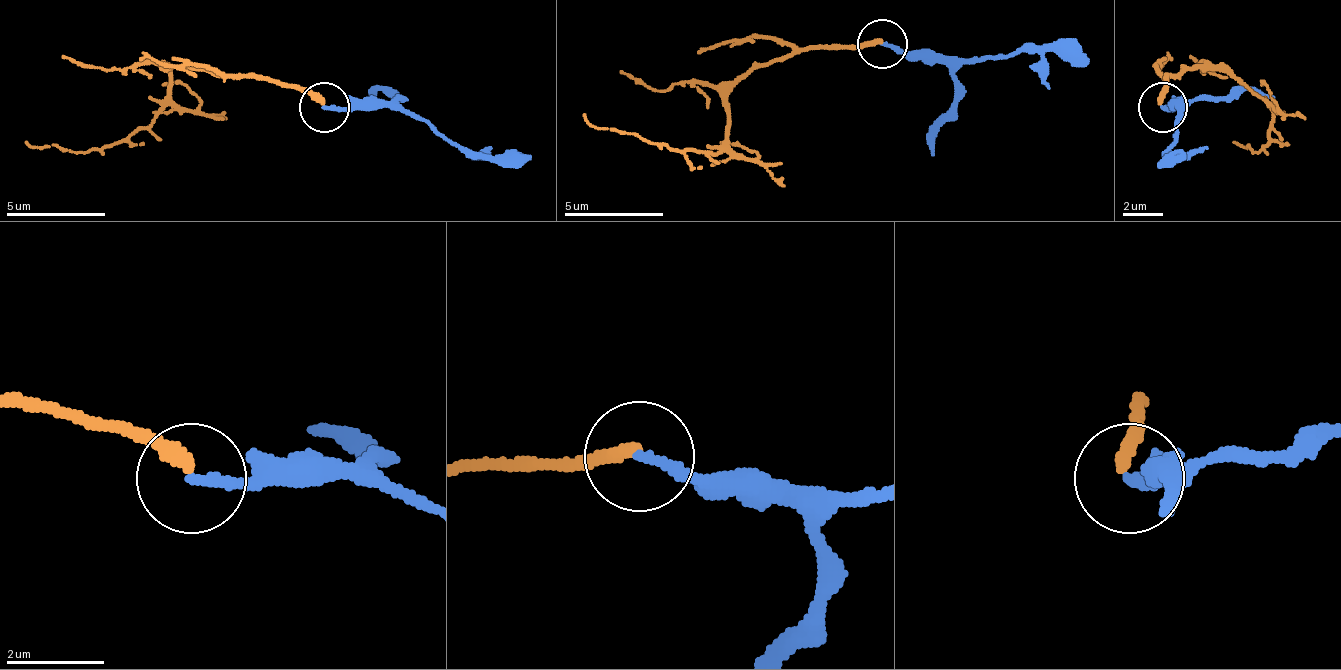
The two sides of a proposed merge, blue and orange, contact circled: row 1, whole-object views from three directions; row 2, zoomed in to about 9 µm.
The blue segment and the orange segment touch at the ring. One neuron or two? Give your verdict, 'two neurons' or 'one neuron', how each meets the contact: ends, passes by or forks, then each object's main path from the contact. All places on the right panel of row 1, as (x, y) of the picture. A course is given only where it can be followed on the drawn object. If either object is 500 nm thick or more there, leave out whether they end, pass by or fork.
two neurons; blue ends there; orange ends there; blue runs (1164, 106), (1174, 106), (1179, 136), (1169, 156), (1184, 156); orange runs (1159, 106), (1169, 76), (1204, 66), (1233, 71), (1273, 116), (1258, 151), (1233, 141)

